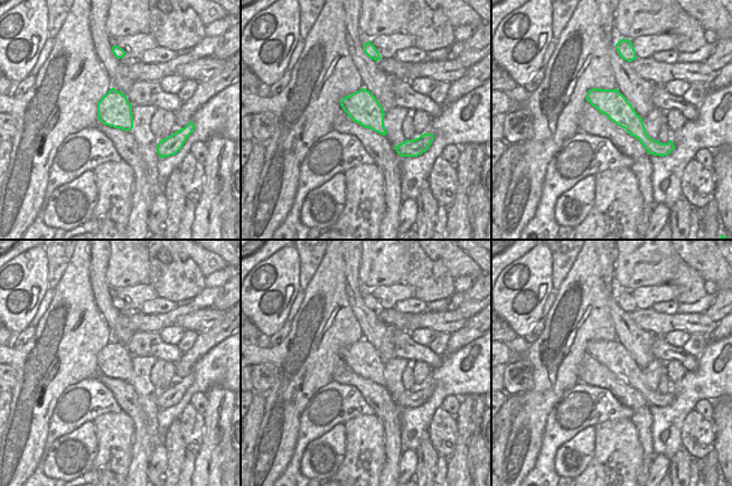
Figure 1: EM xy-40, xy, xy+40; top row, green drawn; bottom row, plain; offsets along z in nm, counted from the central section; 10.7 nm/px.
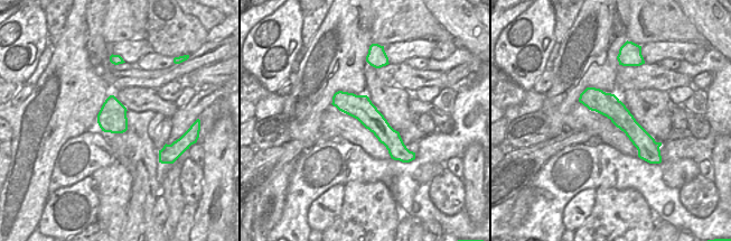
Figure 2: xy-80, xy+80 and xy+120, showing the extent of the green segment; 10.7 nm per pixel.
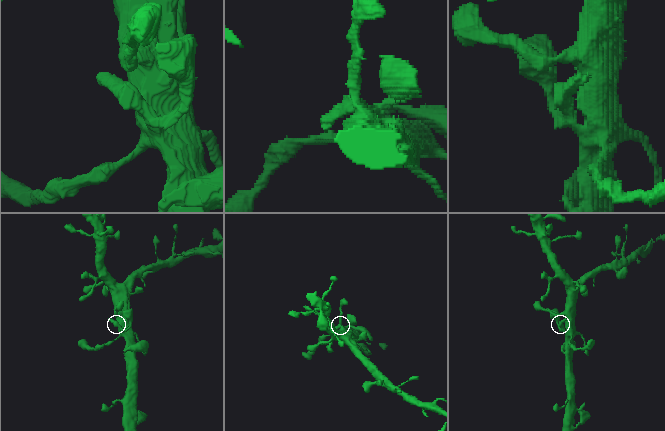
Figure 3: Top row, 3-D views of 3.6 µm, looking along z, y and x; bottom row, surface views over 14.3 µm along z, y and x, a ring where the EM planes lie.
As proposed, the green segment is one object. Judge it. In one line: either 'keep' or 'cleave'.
keep

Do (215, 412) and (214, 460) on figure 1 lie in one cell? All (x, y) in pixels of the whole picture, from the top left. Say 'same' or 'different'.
same

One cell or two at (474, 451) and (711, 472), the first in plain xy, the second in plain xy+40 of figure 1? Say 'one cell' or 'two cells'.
two cells

